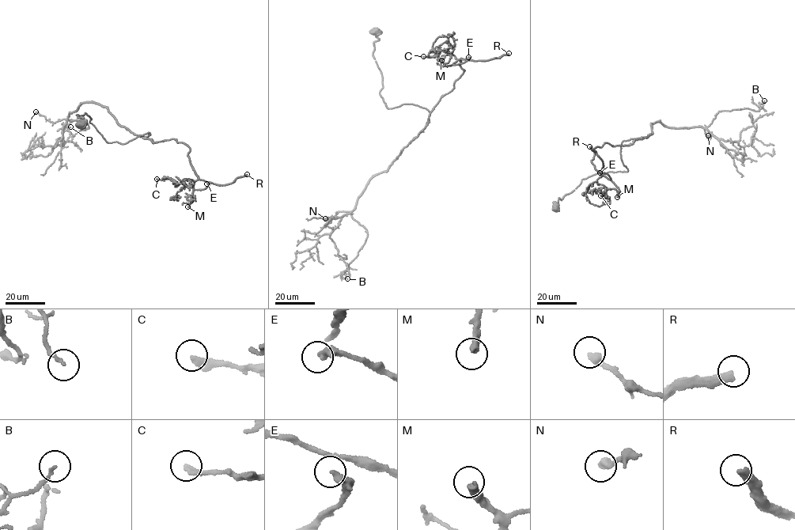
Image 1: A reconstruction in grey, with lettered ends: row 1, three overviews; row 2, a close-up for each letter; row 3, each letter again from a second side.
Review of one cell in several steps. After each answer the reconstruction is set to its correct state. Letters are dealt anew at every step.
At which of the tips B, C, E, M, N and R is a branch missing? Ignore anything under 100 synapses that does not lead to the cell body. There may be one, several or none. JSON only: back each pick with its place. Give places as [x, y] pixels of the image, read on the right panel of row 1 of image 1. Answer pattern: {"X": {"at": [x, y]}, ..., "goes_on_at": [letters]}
{"E": {"at": [600, 172]}, "M": {"at": [617, 197]}, "R": {"at": [589, 146]}, "goes_on_at": ["E", "M", "R"]}

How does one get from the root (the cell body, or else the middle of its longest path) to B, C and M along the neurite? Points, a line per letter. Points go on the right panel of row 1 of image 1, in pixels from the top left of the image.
B: (556, 207), (581, 179), (627, 171), (622, 141), (651, 124), (705, 128), (764, 100)
C: (556, 207), (581, 179), (627, 171), (620, 146), (638, 138), (594, 149), (596, 182), (606, 187), (600, 195)
M: (556, 207), (581, 179), (627, 171), (620, 146), (638, 138), (593, 149), (591, 163), (618, 189), (617, 197)

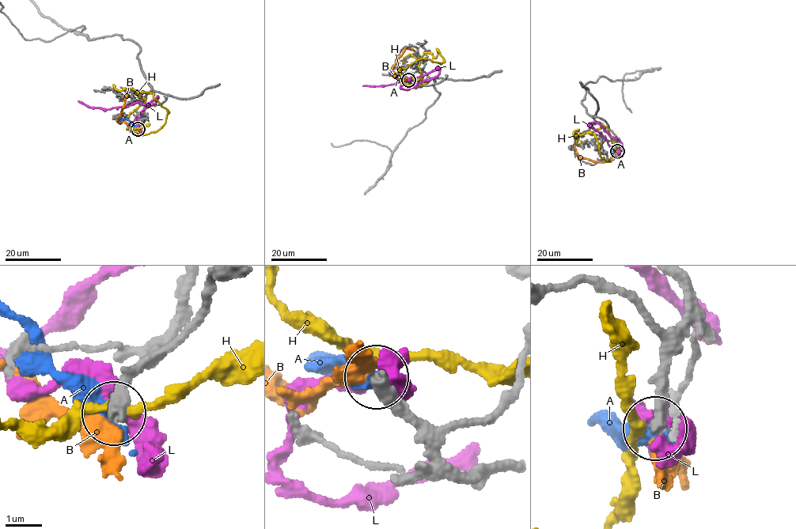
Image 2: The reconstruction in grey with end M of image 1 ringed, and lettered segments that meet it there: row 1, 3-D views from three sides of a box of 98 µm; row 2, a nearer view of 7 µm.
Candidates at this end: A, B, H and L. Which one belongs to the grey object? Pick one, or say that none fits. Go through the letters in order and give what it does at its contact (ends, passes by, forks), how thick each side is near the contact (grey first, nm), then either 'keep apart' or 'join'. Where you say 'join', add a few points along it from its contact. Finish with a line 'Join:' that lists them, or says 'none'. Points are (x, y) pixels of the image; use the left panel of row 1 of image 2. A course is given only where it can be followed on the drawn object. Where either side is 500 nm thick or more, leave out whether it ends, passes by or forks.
A: it passes by; 400 nm thick on the grey side, 360 nm on the other; keep apart
B: it passes by; 360 nm thick on the grey side, 440 nm on the other; keep apart
H: it passes by; 360 nm thick on the grey side, 280 nm on the other; keep apart
L: it passes by; 400 nm thick on the grey side, 360 nm on the other; keep apart
Join: none

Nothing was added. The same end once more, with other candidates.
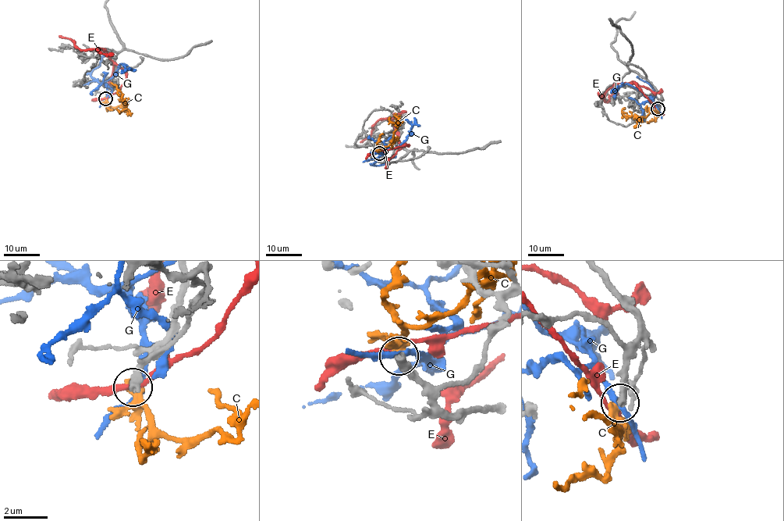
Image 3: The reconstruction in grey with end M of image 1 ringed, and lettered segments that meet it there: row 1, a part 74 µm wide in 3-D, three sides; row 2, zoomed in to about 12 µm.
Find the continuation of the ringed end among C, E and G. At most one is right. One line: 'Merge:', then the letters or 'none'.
Merge: C

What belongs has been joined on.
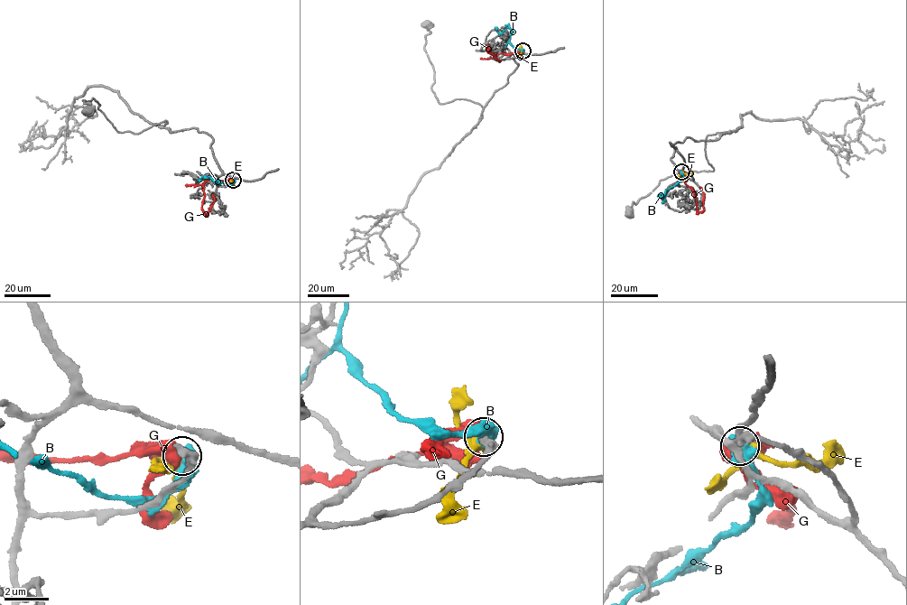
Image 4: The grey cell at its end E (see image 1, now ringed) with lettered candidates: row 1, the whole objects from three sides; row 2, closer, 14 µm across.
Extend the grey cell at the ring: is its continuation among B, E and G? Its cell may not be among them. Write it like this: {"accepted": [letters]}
{"accepted": []}

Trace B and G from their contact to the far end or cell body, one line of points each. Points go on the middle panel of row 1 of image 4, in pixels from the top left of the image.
B: (522, 51), (516, 50), (509, 41), (512, 32), (509, 25), (499, 33), (495, 27)
G: (522, 51), (495, 56), (486, 47), (500, 61)

